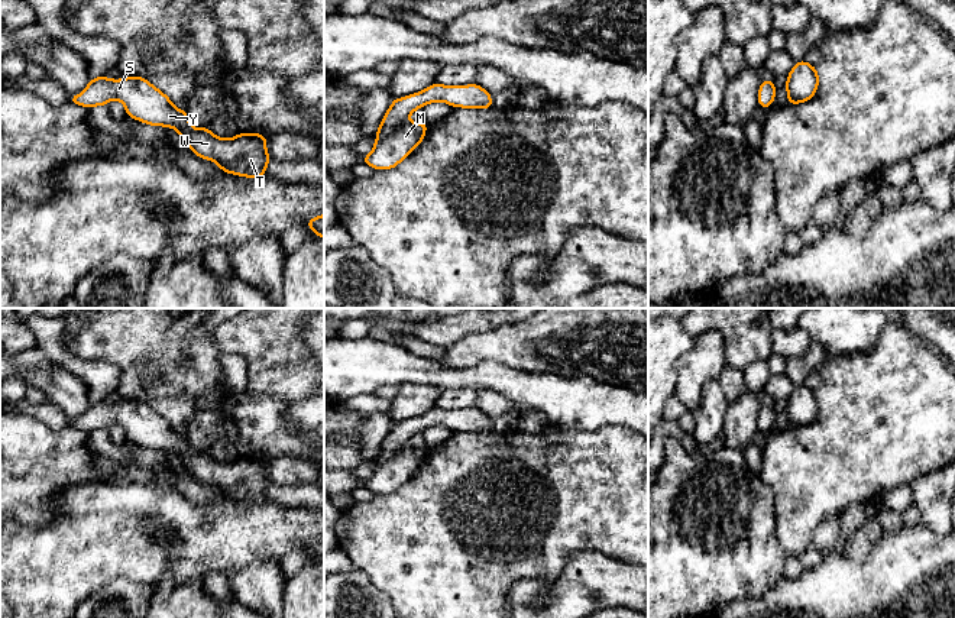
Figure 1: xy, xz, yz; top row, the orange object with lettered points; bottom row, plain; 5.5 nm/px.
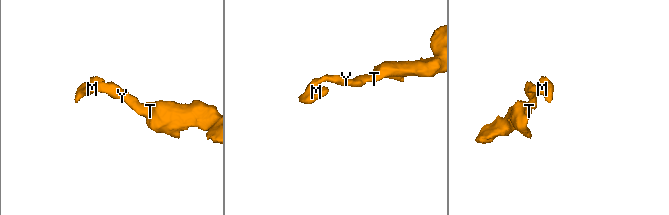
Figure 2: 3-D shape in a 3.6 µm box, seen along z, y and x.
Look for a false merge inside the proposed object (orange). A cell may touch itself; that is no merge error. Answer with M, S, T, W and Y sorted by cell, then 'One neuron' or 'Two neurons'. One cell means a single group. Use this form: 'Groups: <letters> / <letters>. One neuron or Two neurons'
Groups: M S T W Y. One neuron

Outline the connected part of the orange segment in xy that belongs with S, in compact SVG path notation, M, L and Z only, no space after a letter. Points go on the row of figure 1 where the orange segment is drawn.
M97 77L88 81L81 94L69 96L68 101L91 109L106 106L113 98L124 104L129 117L152 126L174 127L198 158L214 161L223 172L247 178L266 177L265 168L272 159L266 152L265 135L239 133L221 139L208 126L195 129L187 111L177 109L168 96L143 77Z

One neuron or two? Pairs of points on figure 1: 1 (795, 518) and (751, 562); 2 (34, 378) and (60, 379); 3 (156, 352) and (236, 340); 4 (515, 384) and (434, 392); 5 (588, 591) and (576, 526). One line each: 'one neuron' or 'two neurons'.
1: two neurons
2: one neuron
3: two neurons
4: two neurons
5: two neurons

